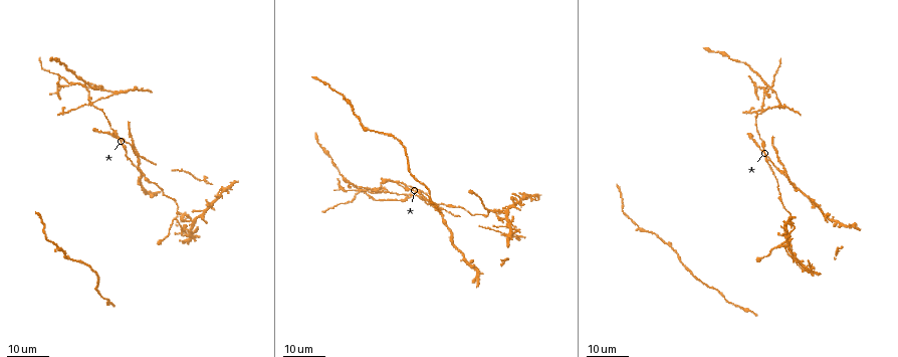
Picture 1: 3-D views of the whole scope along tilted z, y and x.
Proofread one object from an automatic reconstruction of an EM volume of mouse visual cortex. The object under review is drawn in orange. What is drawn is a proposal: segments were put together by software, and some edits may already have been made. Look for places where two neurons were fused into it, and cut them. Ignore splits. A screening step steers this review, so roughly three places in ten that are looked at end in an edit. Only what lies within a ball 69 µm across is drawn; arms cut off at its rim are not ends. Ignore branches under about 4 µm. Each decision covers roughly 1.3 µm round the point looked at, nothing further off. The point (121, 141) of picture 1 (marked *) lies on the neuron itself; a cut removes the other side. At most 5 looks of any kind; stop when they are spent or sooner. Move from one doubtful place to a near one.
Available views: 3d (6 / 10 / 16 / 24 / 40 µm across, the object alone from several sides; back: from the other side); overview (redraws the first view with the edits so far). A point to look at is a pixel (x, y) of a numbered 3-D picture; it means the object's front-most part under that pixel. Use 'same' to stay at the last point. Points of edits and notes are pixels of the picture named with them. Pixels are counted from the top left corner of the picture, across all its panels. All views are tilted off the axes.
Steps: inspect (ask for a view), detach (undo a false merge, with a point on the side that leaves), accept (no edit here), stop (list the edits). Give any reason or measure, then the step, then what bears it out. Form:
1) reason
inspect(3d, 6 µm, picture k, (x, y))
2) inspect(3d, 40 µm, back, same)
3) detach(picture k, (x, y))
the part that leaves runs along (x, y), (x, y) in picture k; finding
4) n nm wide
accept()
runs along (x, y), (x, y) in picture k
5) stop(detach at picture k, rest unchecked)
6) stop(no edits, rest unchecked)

three-way junction
inspect(3d, 24 µm, picture 1, (176, 218))

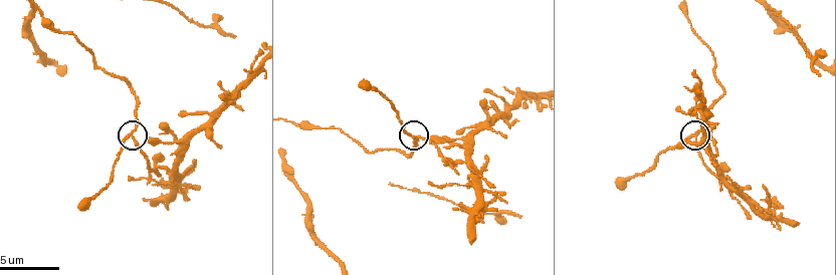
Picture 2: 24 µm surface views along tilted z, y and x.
inspect(3d, 6 µm, picture 2, (130, 135))

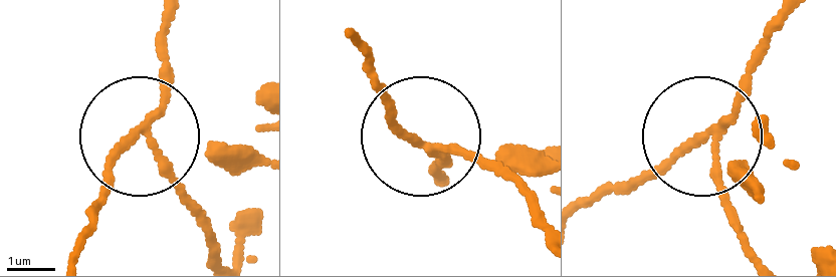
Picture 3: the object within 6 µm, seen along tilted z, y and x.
detach(picture 3, (111, 179))
the part that leaves runs along (132, 137), (77, 250) in picture 3; two neurons meet here

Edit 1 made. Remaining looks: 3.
inspect(overview)

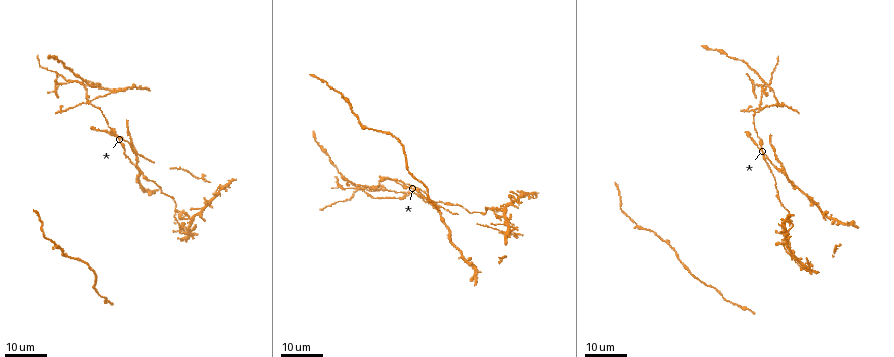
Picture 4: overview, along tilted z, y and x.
inspect(3d, 24 µm, picture 4, (184, 226))

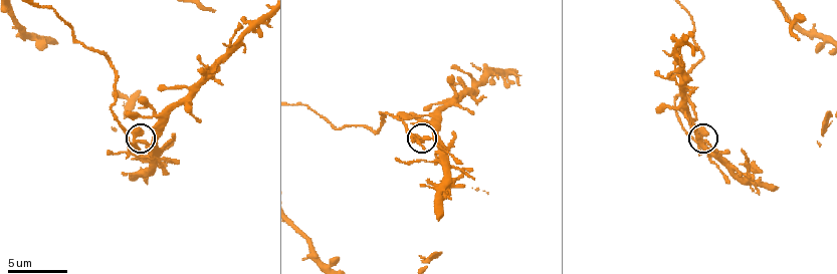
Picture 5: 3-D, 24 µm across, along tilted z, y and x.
zoom in
inspect(3d, 6 µm, picture 5, (419, 138))

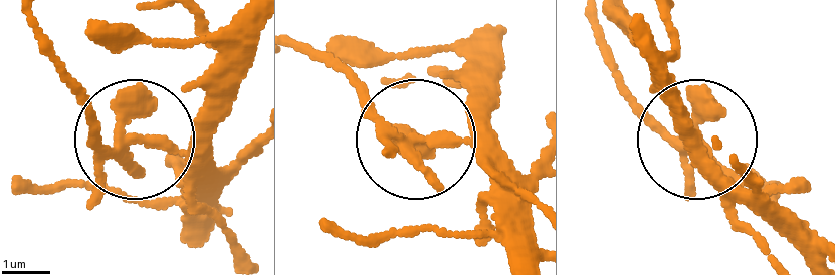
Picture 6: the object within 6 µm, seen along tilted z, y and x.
detach(picture 6, (184, 173))
a second neuron is stuck on

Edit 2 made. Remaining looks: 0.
stop(detach at picture 3, detach at picture 6, rest unchecked)

